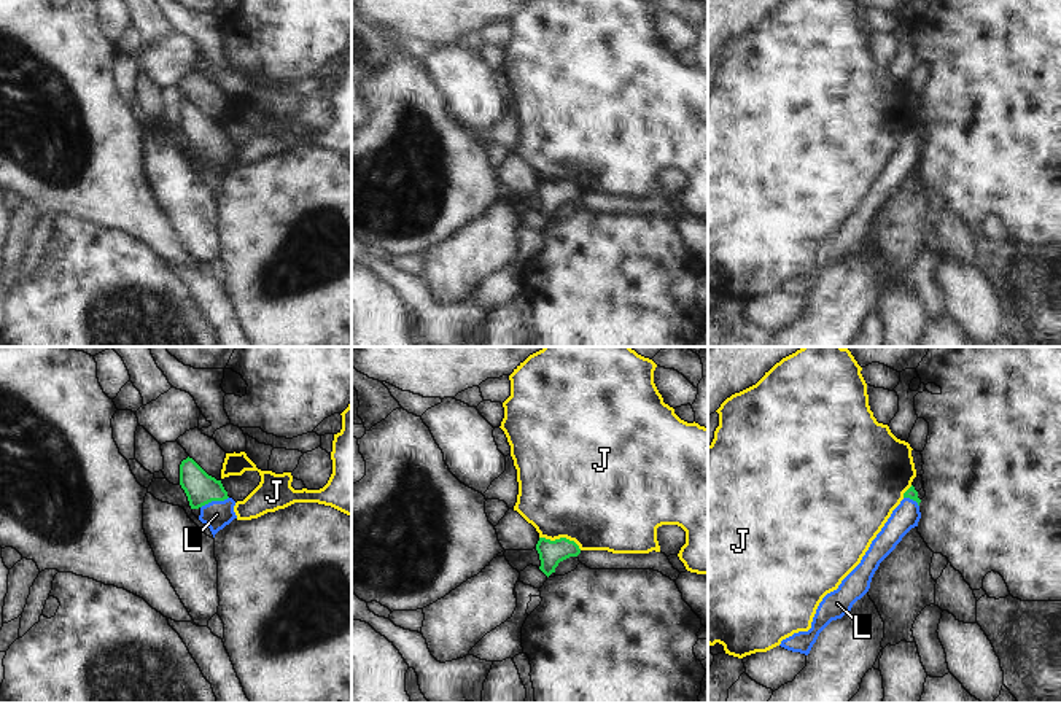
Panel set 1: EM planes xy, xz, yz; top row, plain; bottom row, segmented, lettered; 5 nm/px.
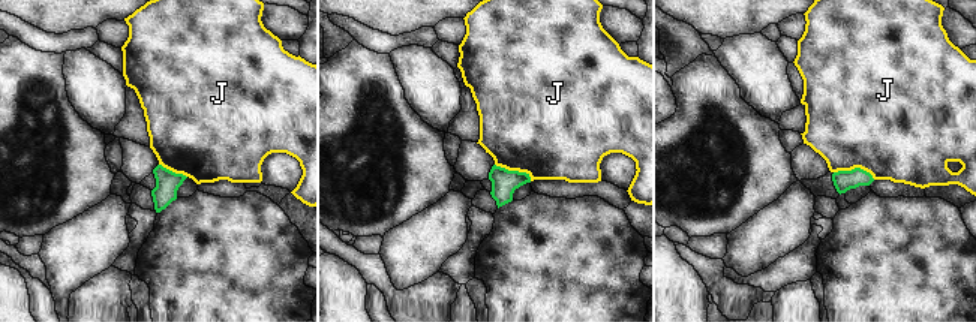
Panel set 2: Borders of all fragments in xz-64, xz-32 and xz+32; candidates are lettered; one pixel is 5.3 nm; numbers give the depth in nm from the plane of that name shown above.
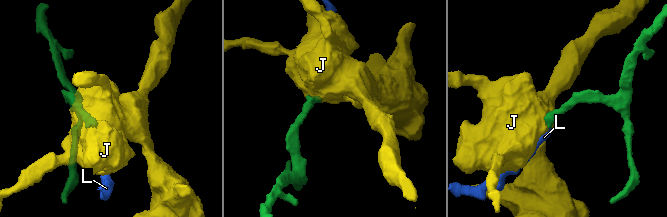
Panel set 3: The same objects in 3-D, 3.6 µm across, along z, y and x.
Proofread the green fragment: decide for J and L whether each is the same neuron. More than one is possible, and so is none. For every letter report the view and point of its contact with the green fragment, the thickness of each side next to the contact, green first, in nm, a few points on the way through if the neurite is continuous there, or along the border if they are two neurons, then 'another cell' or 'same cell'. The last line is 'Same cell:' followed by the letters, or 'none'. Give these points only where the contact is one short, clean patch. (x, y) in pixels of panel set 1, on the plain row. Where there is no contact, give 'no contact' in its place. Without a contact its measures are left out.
J: xz (560, 182) | 130/480 nm | another cell
L: xy (213, 143) | 160/140 nm | across xy (201, 132), (213, 143), (217, 158) | same cell
Same cell: L

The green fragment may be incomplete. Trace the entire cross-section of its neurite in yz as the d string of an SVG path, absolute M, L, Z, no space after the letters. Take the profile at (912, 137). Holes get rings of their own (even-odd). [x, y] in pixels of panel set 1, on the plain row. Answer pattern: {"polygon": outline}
{"polygon": "M911 129L900 148L872 184L861 207L841 224L837 234L827 237L819 247L808 275L799 275L781 285L781 291L808 299L819 277L837 262L848 258L853 248L870 232L872 221L880 207L896 192L902 181L921 162L918 135Z"}

